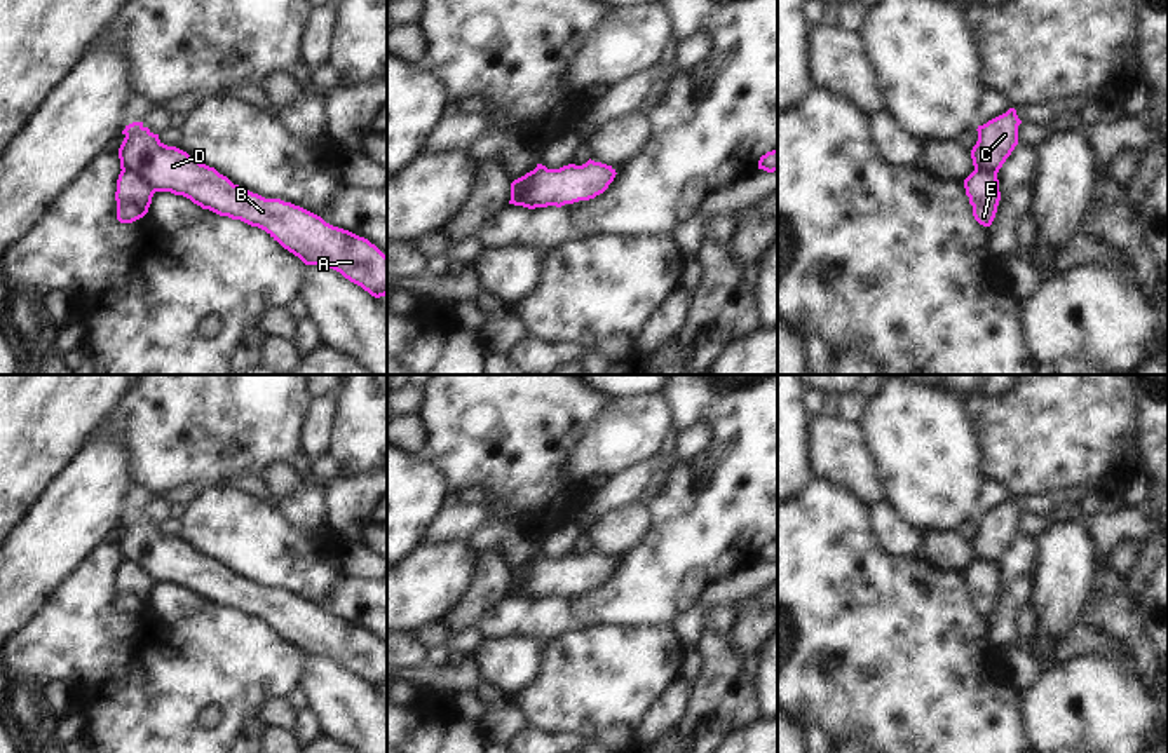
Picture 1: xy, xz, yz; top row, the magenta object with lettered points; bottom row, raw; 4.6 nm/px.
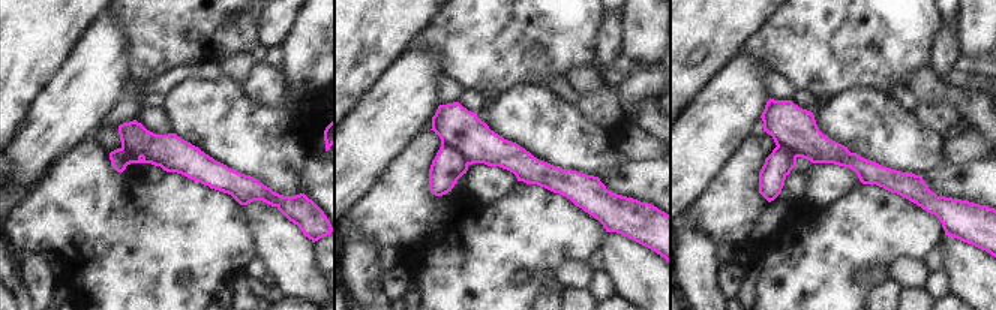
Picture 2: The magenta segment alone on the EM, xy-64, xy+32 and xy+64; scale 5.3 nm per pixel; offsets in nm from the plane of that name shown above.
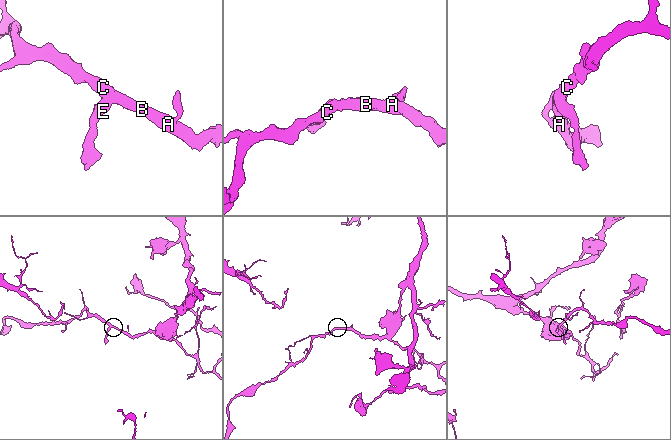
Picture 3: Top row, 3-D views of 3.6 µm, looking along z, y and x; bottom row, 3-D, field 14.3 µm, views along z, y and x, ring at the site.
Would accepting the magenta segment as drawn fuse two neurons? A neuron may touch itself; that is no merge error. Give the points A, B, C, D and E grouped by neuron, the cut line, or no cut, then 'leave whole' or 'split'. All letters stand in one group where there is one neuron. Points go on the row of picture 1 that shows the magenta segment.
A B C D / E; cut in xy along (122, 169), (136, 173), (156, 190); split

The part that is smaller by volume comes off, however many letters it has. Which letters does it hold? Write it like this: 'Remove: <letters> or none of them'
Remove: E

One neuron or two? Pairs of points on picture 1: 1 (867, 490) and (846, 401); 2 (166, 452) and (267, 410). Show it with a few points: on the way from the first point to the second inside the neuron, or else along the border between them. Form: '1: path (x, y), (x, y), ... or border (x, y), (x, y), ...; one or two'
1: border (841, 417), (858, 424); two
2: path (190, 440), (220, 410), (243, 410); one

